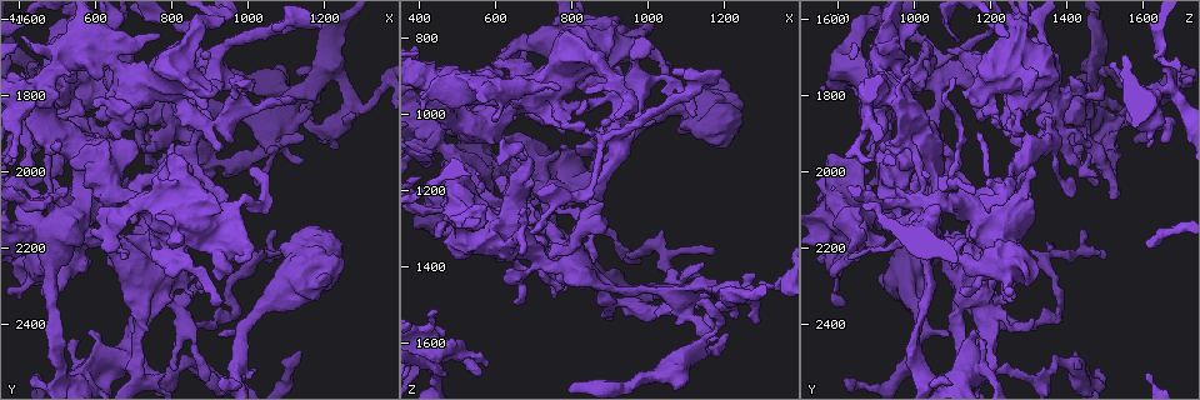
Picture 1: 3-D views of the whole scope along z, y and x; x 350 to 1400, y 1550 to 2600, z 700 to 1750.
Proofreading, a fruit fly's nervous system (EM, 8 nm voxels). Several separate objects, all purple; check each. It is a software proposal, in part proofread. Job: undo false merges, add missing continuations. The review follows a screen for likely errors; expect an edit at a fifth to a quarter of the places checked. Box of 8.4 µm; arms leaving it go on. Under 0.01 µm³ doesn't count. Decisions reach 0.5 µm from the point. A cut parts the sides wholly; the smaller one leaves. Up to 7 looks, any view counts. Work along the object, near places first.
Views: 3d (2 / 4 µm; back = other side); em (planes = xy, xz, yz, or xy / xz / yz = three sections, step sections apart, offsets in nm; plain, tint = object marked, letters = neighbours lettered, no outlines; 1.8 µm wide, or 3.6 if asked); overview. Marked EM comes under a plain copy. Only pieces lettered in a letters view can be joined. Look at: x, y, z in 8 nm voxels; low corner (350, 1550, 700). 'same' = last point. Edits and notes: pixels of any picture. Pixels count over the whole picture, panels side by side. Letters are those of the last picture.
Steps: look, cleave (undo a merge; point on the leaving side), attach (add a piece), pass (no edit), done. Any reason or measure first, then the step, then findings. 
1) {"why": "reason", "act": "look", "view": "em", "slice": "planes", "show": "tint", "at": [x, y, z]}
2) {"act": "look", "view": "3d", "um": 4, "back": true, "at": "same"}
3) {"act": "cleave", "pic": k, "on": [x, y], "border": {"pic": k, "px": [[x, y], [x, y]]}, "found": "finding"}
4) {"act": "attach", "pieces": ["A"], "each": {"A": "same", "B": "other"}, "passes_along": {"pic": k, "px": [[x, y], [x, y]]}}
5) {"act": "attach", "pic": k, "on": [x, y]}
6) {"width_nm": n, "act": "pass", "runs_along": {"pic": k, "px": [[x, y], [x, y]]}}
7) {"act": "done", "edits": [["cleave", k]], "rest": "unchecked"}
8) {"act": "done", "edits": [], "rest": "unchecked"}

{"why": "sharp bend", "act": "look", "view": "3d", "um": 4, "at": [910, 1730, 1050]}

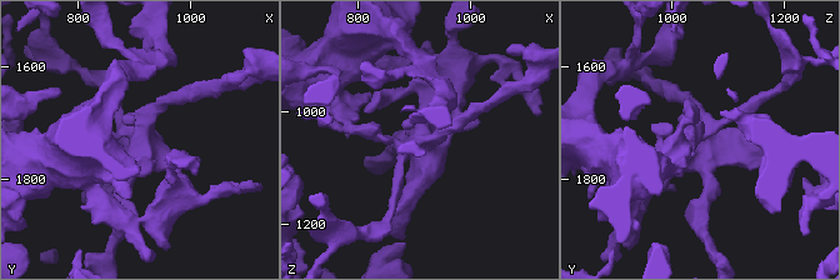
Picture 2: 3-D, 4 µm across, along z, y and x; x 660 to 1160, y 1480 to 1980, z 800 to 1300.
{"why": "shape alone is not enough", "act": "look", "view": "em", "slice": "planes", "show": "letters", "at": [900, 1725, 1055]}

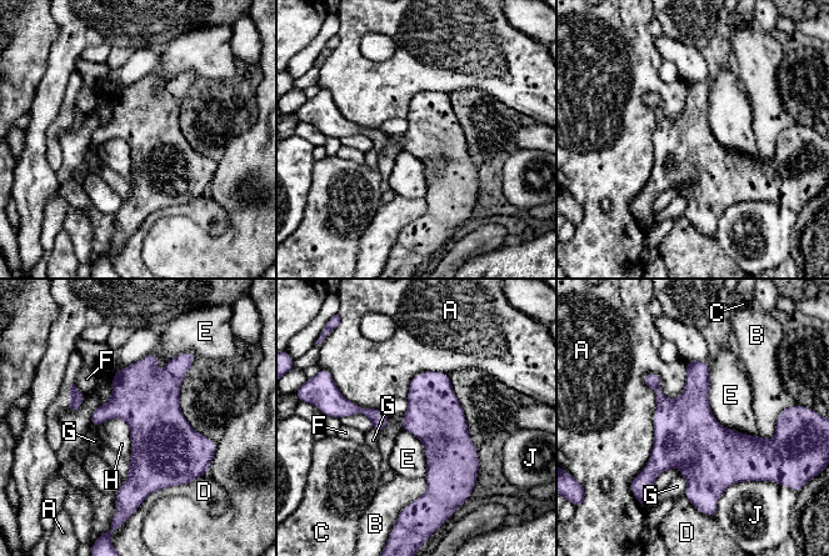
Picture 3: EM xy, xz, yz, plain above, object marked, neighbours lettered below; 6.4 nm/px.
{"act": "pass", "each": {"A": "other", "B": "other", "C": "other", "D": "other", "E": "other", "F": "other", "G": "other", "H": "other", "J": "other"}, "border": {"pic": 3, "px": [[110, 417], [129, 427], [129, 461]]}, "found": "one neuron here"}

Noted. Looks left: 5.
{"why": "free end", "act": "look", "view": "3d", "um": 4, "at": [1070, 1635, 895]}

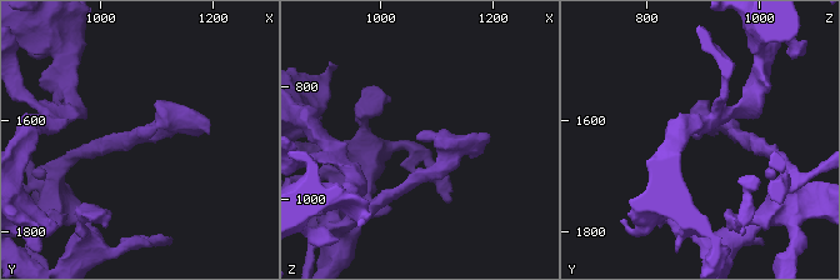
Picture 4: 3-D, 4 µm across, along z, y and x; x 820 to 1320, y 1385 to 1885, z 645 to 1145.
{"why": "need the tissue", "act": "look", "view": "em", "slice": "yz", "step": 16, "show": "tint", "at": [1070, 1630, 890]}

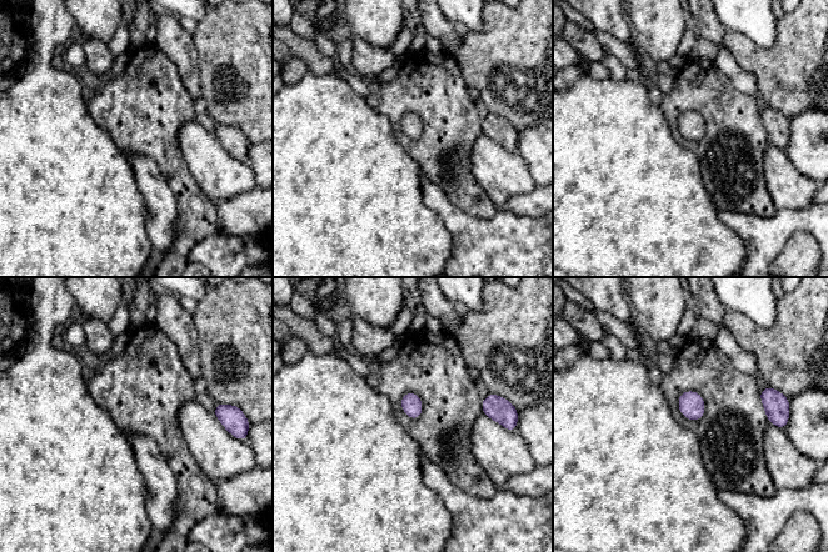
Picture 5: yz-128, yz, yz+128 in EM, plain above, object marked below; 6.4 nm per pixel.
{"act": "look", "view": "em", "slice": "planes", "show": "letters", "at": "same"}

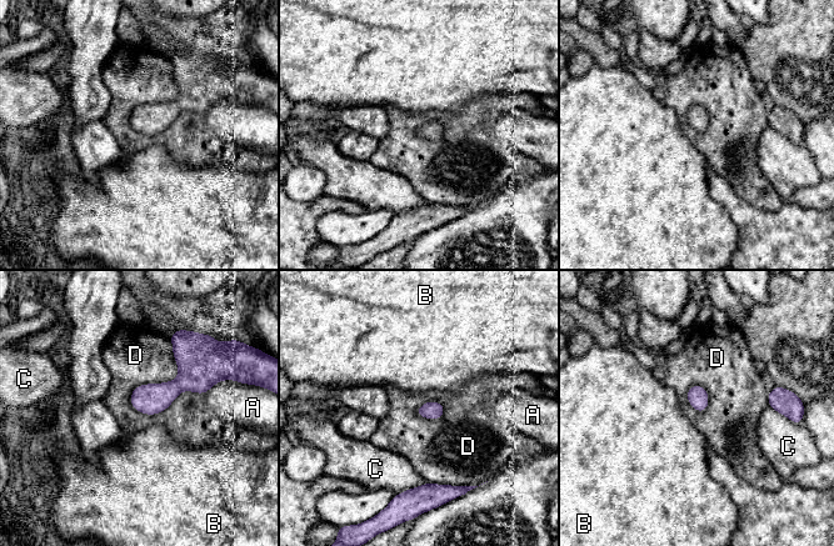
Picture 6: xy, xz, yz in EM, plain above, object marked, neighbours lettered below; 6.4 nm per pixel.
{"longest_contact_nm": ["D", 500], "act": "pass", "each": {"A": "other", "B": "other", "C": "other", "D": "other"}, "border": {"pic": 6, "px": [[170, 339], [144, 415]]}, "found": "none of them fits"}

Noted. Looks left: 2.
{"why": "sharp bend", "act": "look", "view": "em", "slice": "yz", "step": 4, "show": "tint", "at": [855, 1985, 1095]}

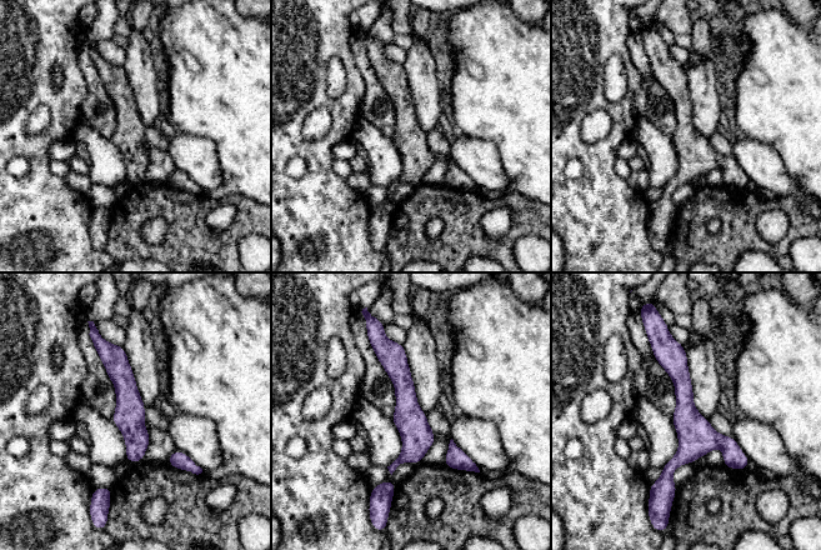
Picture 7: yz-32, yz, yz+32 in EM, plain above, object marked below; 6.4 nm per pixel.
{"act": "look", "view": "em", "slice": "yz", "step": 4, "show": "letters", "at": "same"}

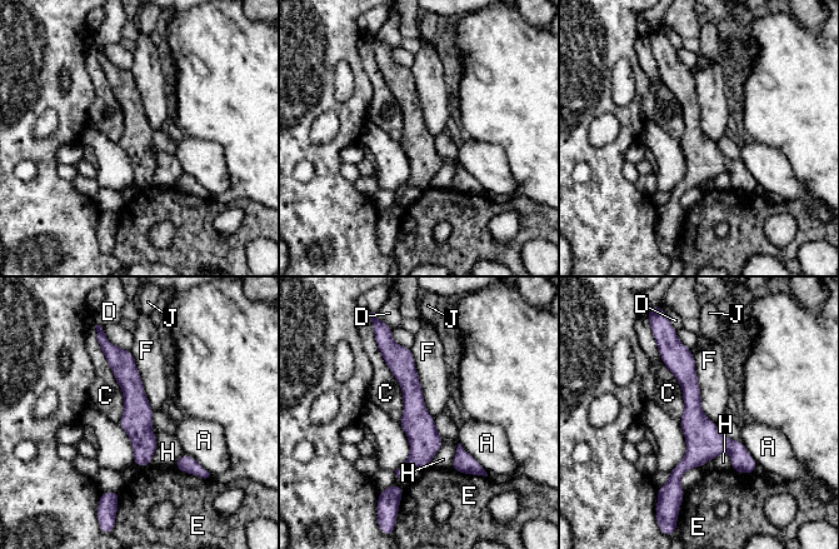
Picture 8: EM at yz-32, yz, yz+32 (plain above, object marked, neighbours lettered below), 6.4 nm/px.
{"act": "pass", "each": {"A": "other", "C": "other", "D": "other", "E": "other", "F": "other", "H": "other", "J": "other"}, "runs_along": {"pic": 8, "px": [[677, 345], [693, 417], [750, 470]]}, "found": "continuous, no second neuron"}

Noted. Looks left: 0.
{"act": "done", "edits": [], "rest": "unchecked"}

